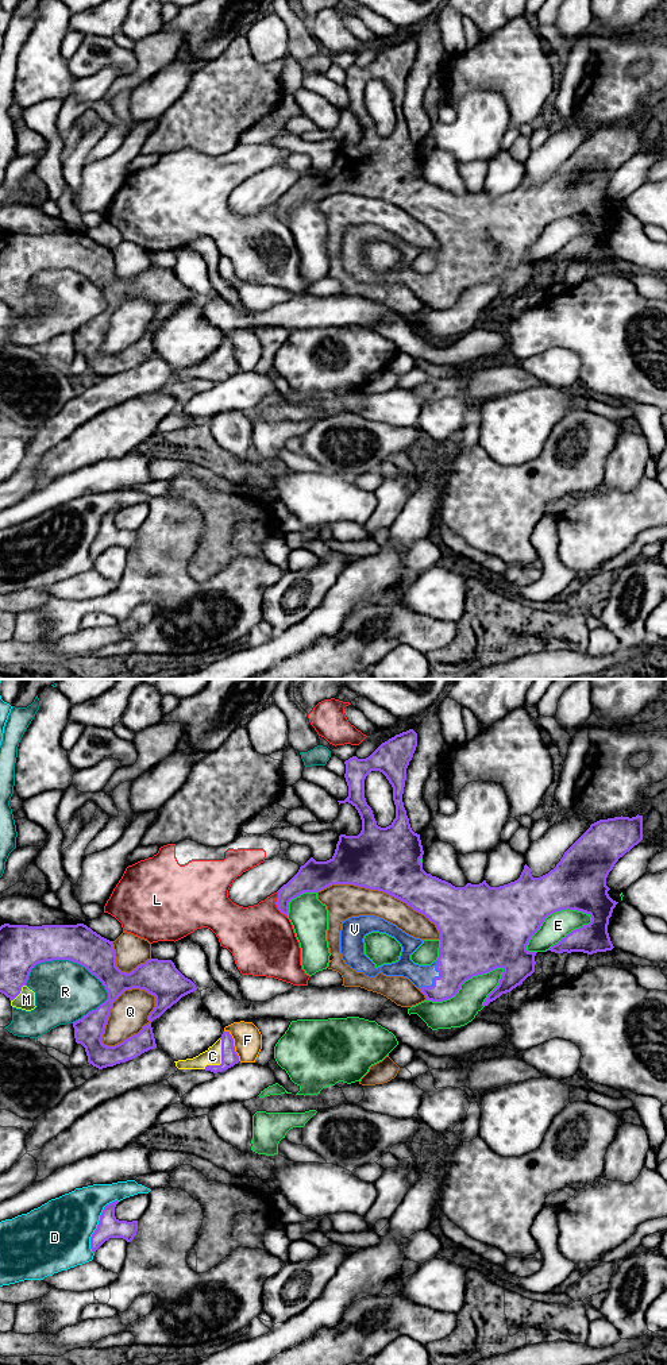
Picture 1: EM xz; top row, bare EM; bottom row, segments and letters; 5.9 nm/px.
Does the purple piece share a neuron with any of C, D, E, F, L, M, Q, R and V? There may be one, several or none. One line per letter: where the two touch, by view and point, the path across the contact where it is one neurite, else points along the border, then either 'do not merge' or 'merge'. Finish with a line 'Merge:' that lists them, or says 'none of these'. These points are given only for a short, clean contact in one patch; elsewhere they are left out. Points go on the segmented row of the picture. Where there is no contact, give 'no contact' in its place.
C: meets purple in xz at (222, 1059); merge
D: meets purple in xz at (97, 1225); do not merge
E: meets purple in xz at (552, 913); do not merge
F: meets purple in xz at (232, 1045); do not merge
L: meets purple in xz at (276, 903); do not merge
M: meets purple in xz at (19, 993); runs through xz (20, 951), (19, 993), (26, 999); merge
Q: meets purple in xz at (141, 1030); do not merge
R: meets purple in xz at (66, 959); do not merge
V: meets purple in xz at (435, 978); runs through xz (466, 949), (435, 978), (420, 975); merge
Merge: C, M, V

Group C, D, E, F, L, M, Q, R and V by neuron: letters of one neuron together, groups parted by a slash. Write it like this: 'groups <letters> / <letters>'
groups C M V / D / E / F / L / Q / R

